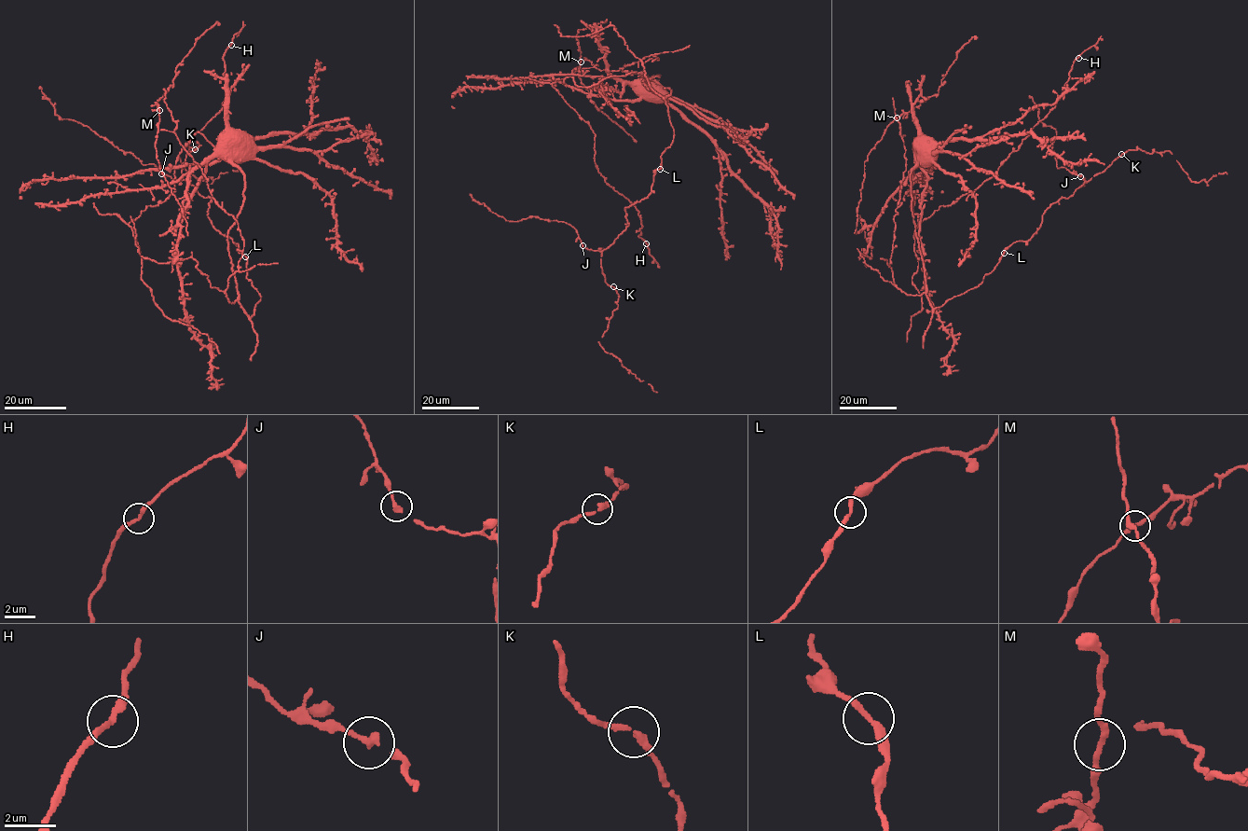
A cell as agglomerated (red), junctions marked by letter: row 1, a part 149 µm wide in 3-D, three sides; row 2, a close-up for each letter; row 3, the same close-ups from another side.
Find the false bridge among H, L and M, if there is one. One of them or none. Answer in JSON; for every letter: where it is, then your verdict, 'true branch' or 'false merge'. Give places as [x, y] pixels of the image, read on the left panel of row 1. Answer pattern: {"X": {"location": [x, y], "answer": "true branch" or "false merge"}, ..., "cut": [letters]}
{"H": {"location": [231, 45], "answer": "true branch"}, "L": {"location": [245, 256], "answer": "true branch"}, "M": {"location": [159, 110], "answer": "true branch"}, "cut": []}

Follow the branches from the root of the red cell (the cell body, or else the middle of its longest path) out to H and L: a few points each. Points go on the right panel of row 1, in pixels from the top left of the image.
H: (917, 145), (910, 191), (920, 223), (997, 172), (1055, 106), (1077, 57)
L: (917, 145), (916, 165), (911, 174), (912, 214), (929, 304), (939, 307), (977, 287), (1004, 253)

